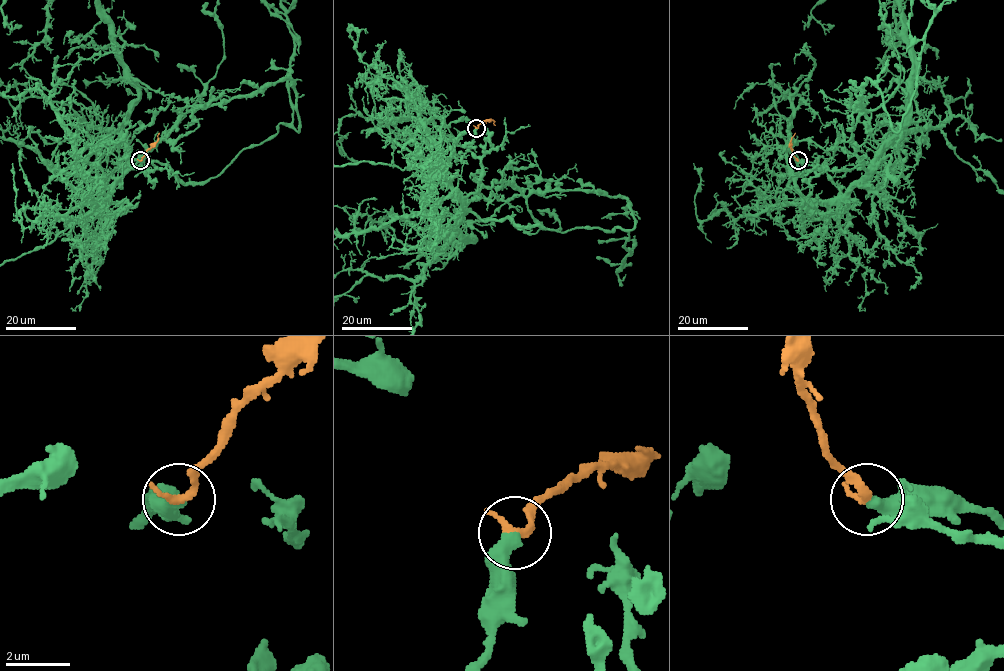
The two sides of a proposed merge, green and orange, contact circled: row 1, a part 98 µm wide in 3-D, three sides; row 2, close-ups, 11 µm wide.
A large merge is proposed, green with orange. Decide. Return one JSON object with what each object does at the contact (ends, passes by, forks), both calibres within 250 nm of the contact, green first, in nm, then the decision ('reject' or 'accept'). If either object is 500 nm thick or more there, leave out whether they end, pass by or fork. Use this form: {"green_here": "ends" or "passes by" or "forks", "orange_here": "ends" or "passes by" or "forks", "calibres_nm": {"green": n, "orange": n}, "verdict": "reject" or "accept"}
{"green_here": "ends", "orange_here": "ends", "calibres_nm": {"green": 480, "orange": 280}, "verdict": "accept"}

